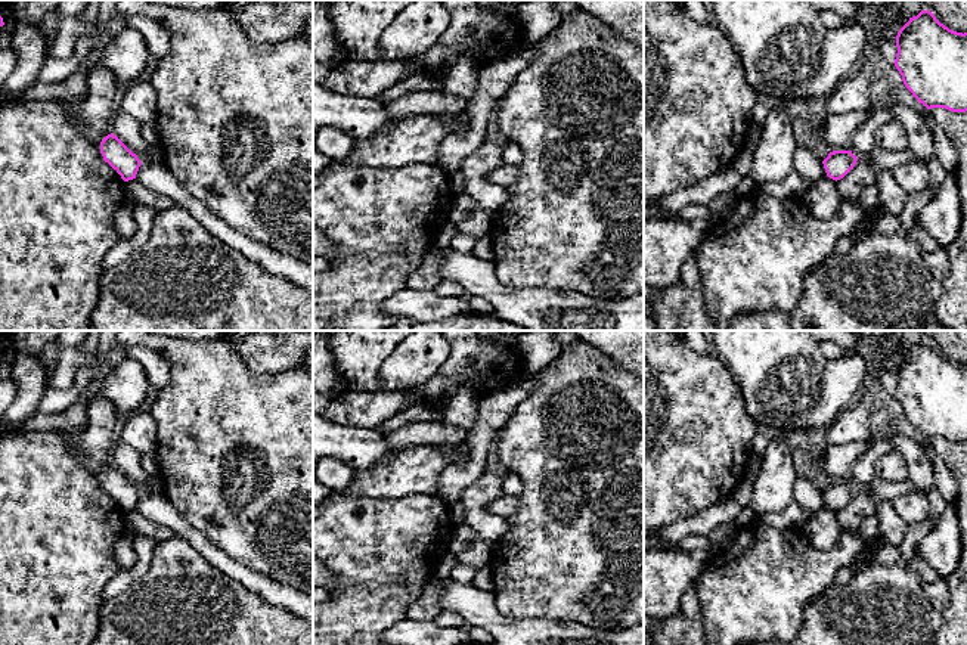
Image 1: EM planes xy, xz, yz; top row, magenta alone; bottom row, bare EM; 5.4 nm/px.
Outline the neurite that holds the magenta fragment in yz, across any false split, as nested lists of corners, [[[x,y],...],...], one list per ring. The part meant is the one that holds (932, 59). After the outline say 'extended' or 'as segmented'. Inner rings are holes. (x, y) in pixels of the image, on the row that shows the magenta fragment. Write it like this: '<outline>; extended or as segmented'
[[[921,10],[896,35],[895,66],[905,87],[927,109],[967,111],[967,32],[957,32],[940,24],[930,10]]]; as segmented

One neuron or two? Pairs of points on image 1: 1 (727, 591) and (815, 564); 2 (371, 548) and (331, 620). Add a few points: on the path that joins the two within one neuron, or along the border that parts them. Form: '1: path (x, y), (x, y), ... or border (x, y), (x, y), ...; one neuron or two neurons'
1: path (749, 591), (753, 591), (771, 574), (793, 573); one neuron
2: path (371, 566), (371, 580), (349, 602); one neuron

